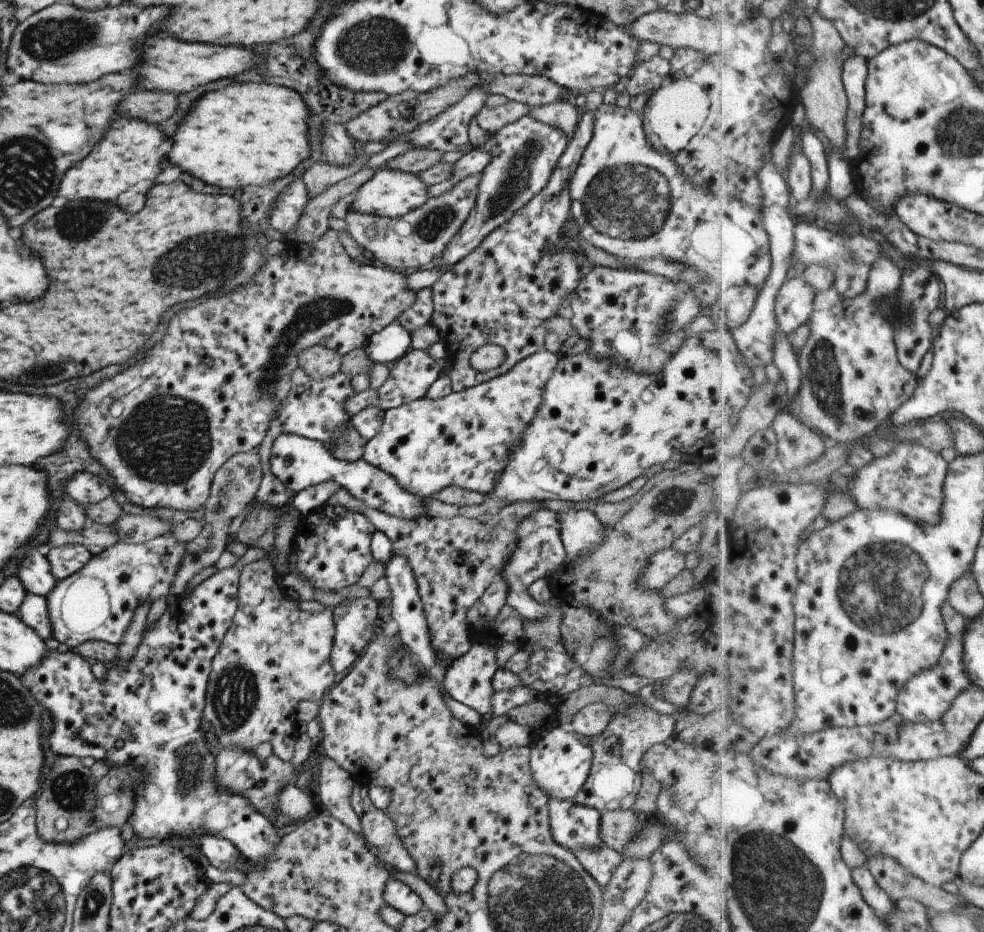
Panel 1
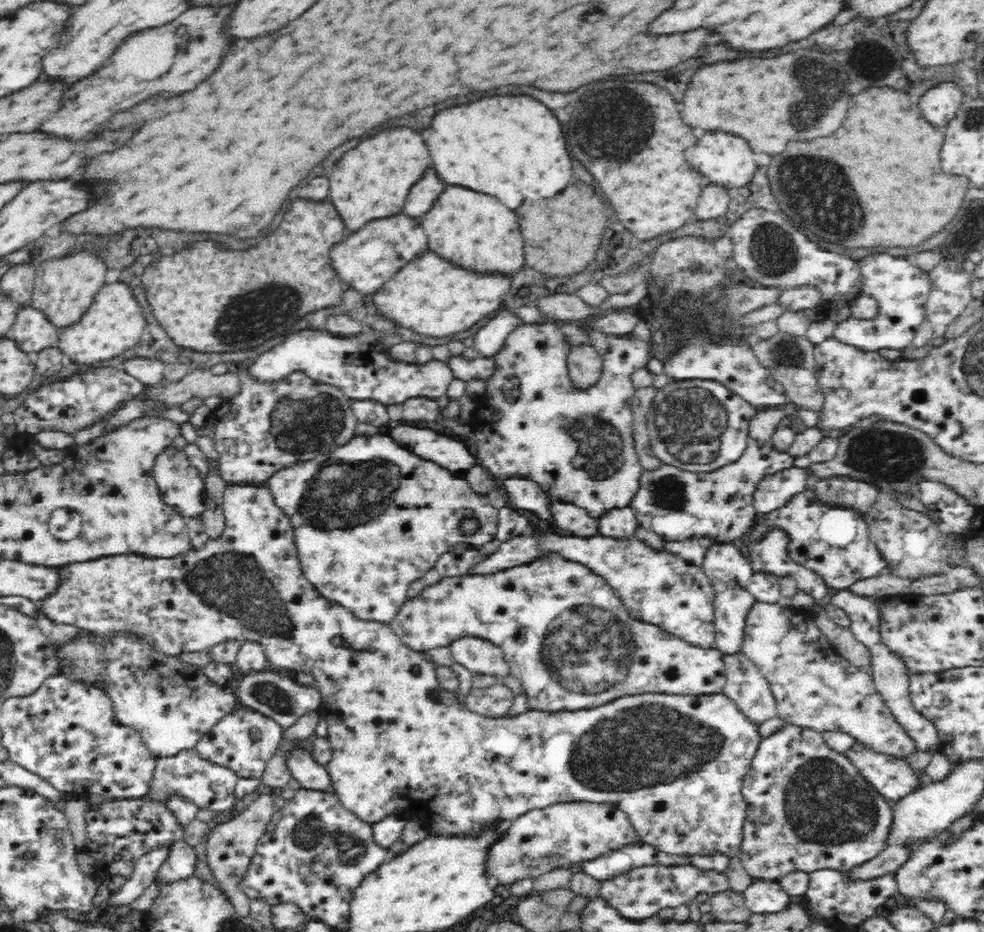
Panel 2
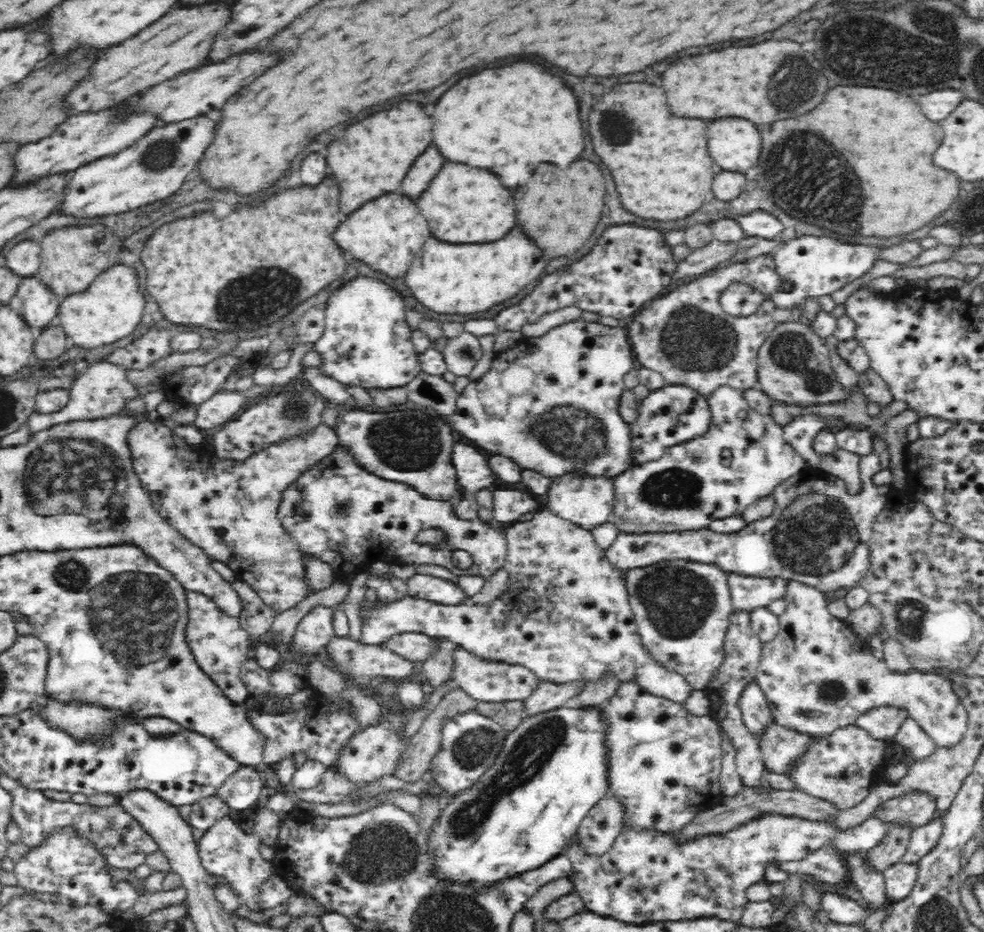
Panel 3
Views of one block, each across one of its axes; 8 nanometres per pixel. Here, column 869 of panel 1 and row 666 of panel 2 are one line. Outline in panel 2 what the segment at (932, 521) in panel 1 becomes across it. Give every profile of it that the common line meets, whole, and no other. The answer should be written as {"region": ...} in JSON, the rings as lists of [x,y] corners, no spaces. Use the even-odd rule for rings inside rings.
{"region":[[[464,637],[449,644],[455,662],[465,666],[471,673],[506,676],[510,673],[501,646],[483,638]]]}

